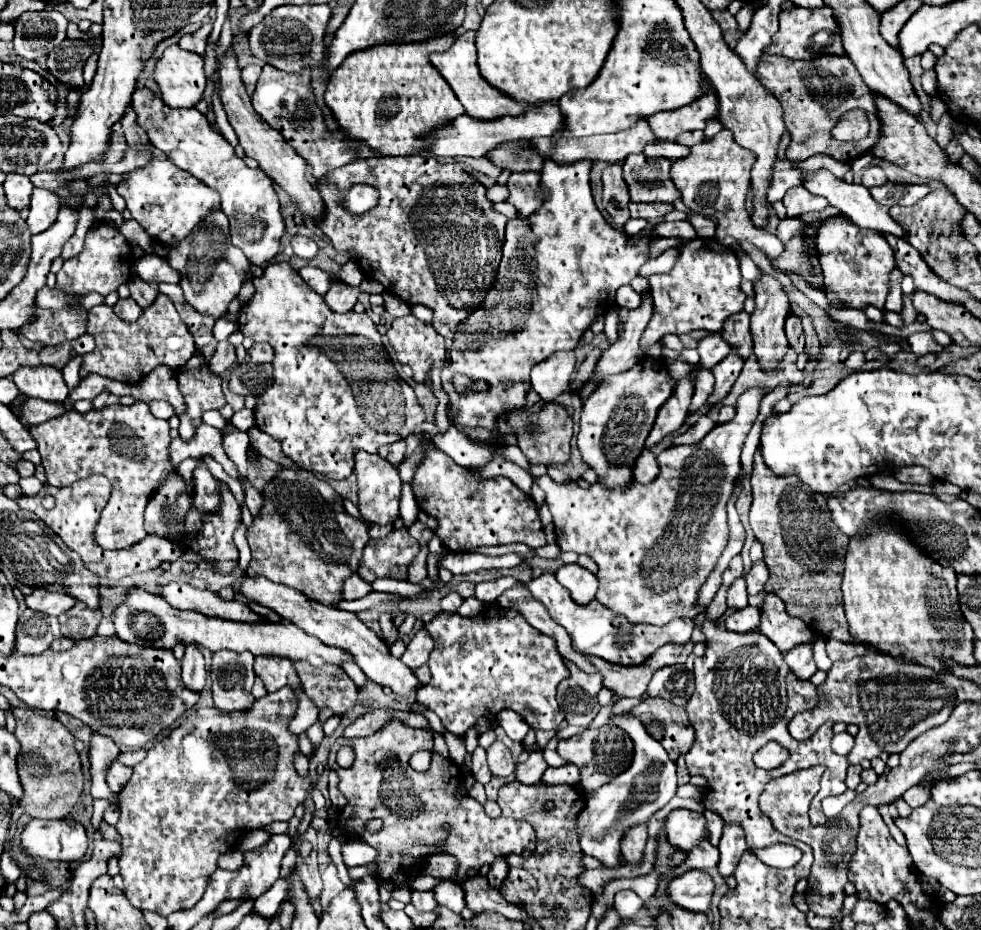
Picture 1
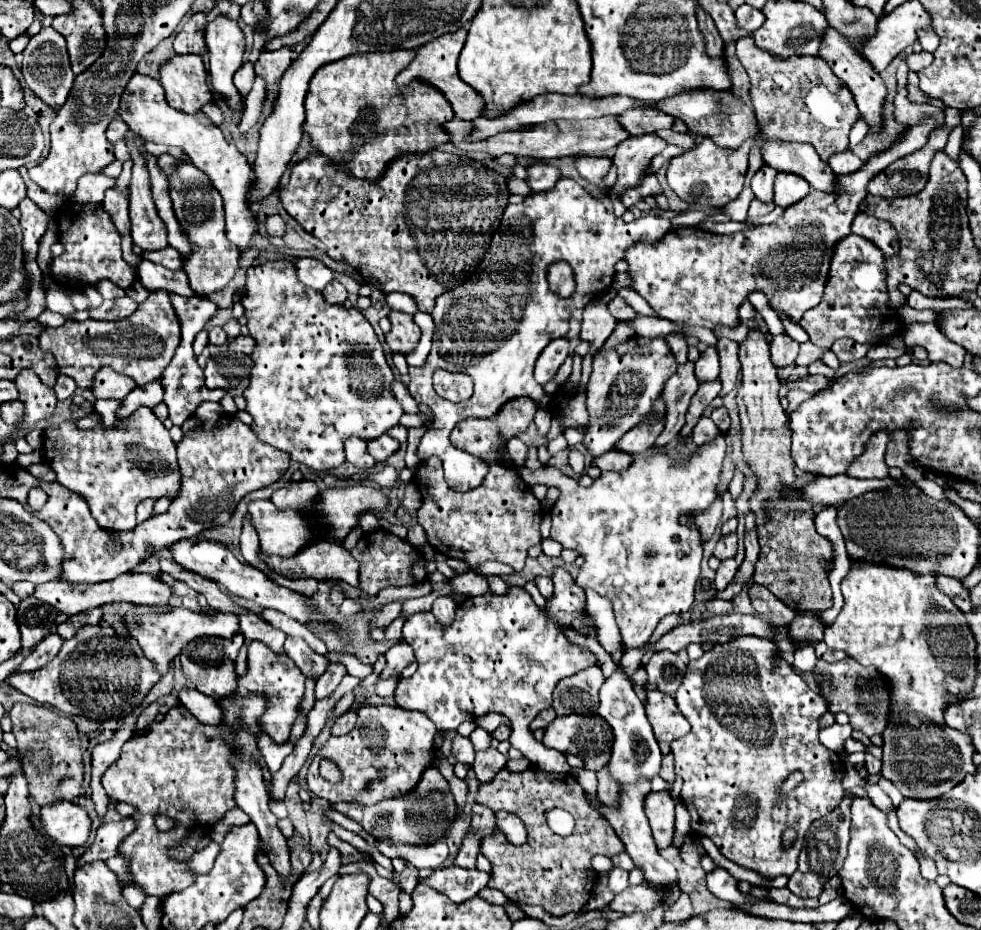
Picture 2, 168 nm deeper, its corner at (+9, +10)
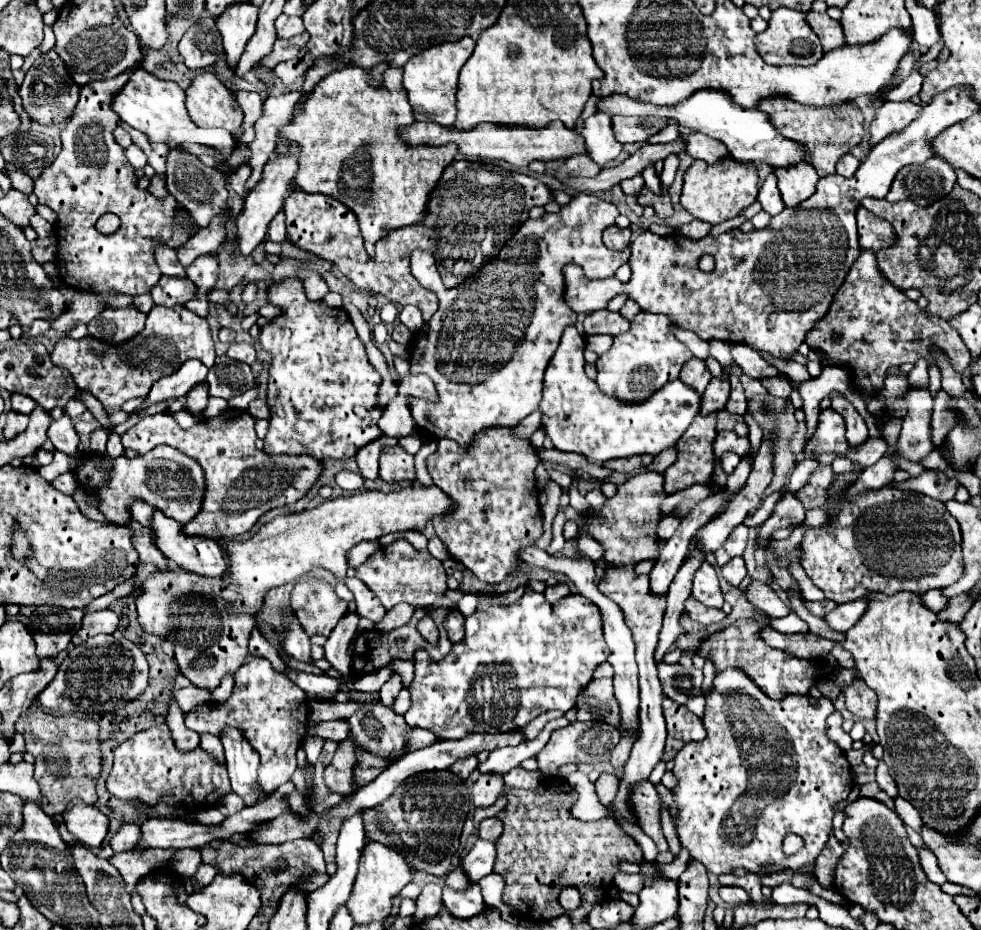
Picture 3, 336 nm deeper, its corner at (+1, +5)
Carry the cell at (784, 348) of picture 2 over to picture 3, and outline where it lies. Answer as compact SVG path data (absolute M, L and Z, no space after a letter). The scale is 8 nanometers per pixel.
M772 377L772 379L764 379L764 389L772 395L772 397L780 397L780 399L788 399L792 393L792 387L788 383L786 377Z

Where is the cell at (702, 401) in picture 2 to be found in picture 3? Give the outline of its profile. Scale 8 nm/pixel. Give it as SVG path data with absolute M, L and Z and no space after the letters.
M698 415L692 421L692 427L688 427L688 431L684 433L684 439L680 439L680 443L676 443L676 453L678 453L676 461L664 473L664 491L668 495L676 493L676 491L682 491L686 487L692 487L692 485L710 485L712 483L714 467L716 467L716 457L714 457L714 451L712 451L712 443L714 443L716 435L718 435L716 415L712 415L712 417Z

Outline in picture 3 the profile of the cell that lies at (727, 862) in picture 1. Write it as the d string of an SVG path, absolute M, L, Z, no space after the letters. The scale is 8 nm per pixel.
M721 886L720 897L722 897L724 903L728 903L728 905L732 905L732 907L744 905L744 903L750 899L748 893L746 893L742 887L737 886Z

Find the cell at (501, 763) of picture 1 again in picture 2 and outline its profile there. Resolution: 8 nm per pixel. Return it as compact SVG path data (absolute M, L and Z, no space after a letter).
M486 748L476 752L476 760L474 760L474 772L478 776L480 782L490 782L506 764L506 756L500 754L496 748Z

